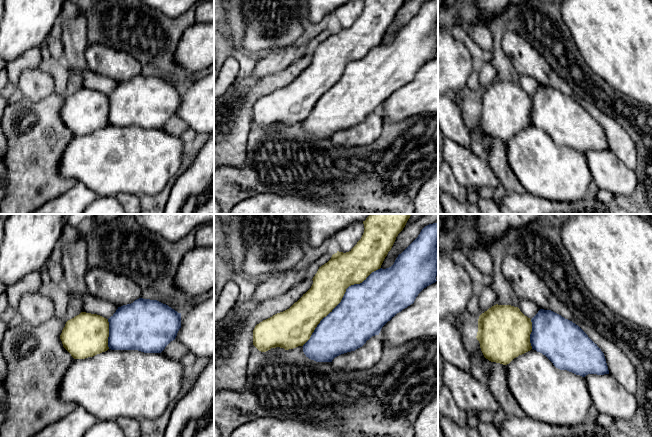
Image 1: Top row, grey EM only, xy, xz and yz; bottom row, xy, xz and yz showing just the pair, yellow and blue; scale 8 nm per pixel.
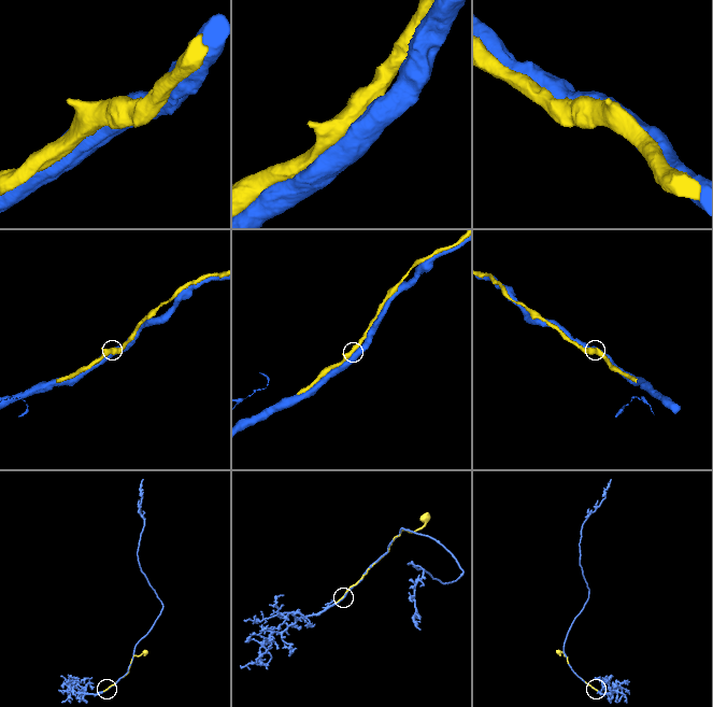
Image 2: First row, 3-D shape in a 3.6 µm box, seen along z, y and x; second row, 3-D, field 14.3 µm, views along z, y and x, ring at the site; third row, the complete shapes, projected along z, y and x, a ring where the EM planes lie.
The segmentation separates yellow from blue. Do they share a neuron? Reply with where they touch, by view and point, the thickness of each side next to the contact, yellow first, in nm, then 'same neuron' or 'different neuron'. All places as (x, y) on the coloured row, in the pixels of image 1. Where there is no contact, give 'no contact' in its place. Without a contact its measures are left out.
contact xz (341, 299); calibres 280 and 400 nm; same neuron

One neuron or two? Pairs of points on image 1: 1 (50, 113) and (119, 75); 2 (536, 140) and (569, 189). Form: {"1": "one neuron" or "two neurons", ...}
{"1": "two neurons", "2": "one neuron"}

